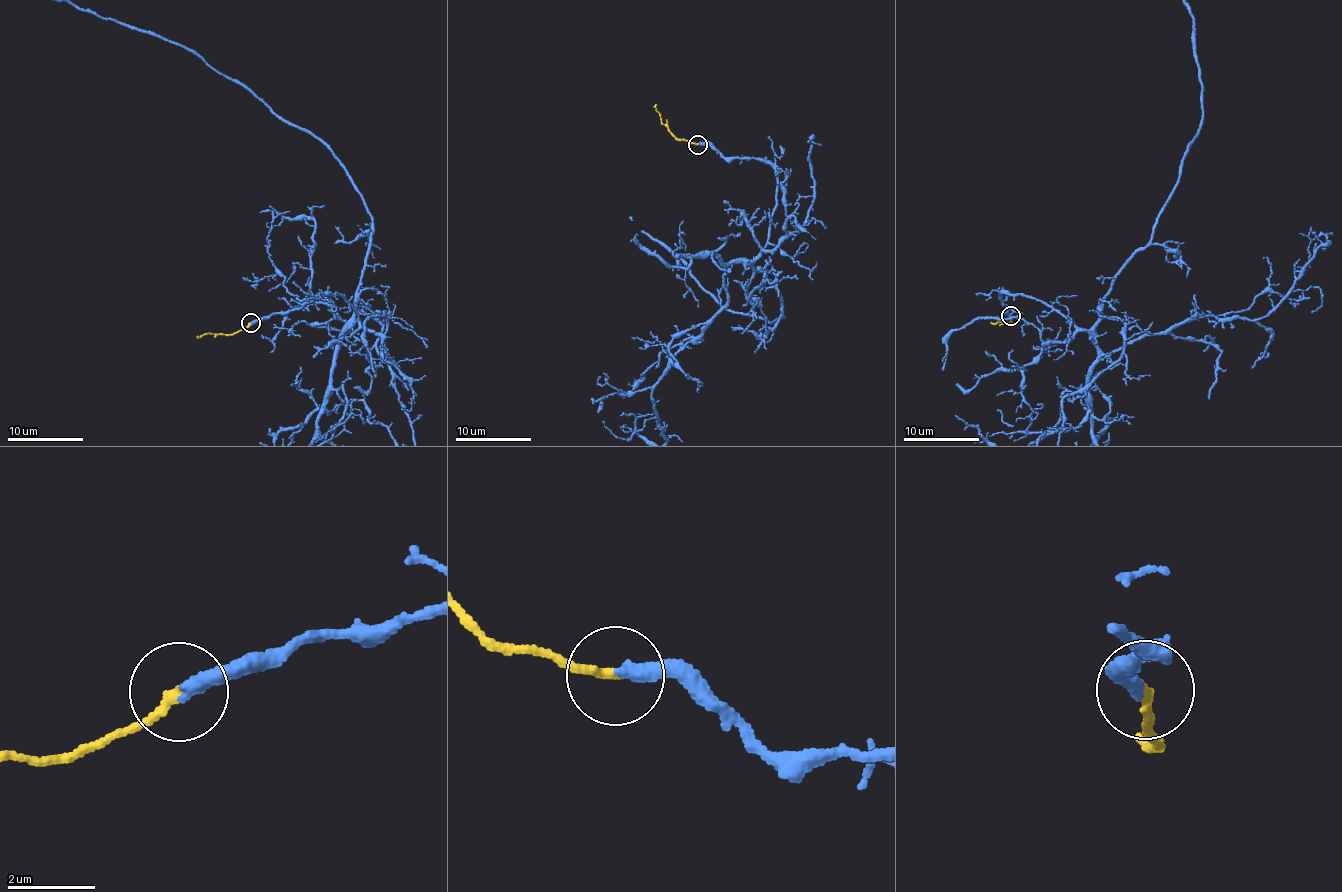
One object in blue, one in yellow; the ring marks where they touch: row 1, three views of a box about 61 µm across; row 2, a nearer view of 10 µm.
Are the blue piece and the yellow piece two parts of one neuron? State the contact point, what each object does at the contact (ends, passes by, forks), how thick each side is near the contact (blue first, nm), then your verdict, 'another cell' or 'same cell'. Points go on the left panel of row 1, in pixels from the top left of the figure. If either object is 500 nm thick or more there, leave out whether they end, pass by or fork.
(251, 323) | blue ends | yellow ends | 320/240 nm | same cell

